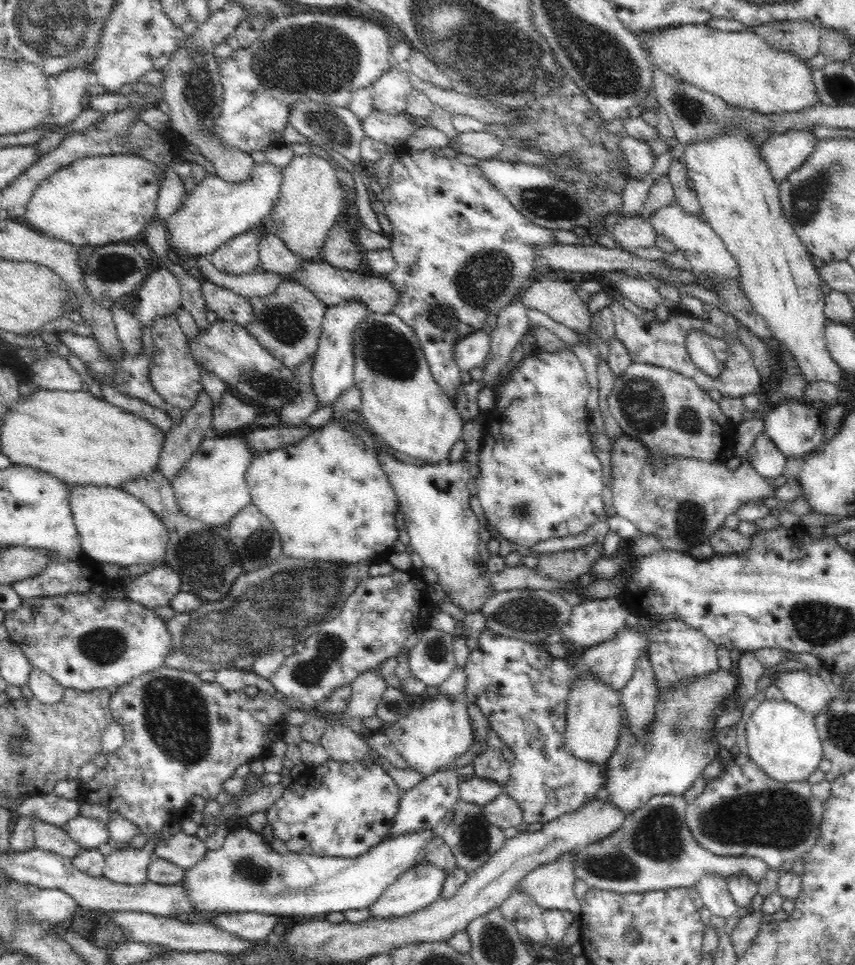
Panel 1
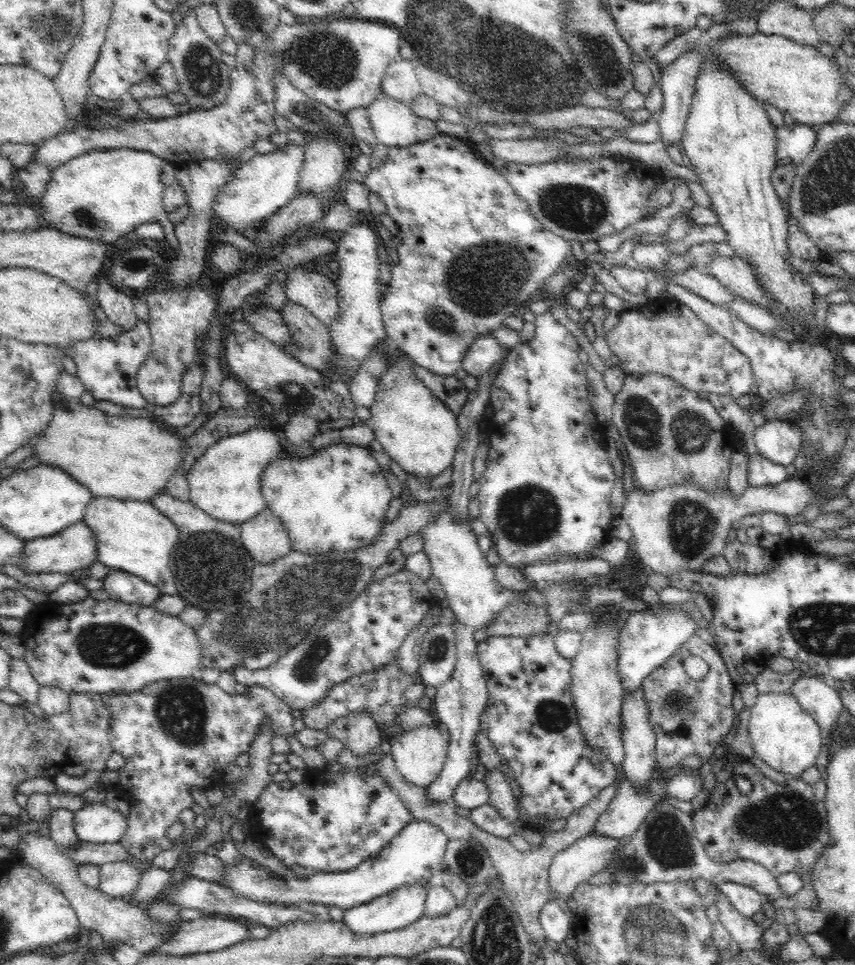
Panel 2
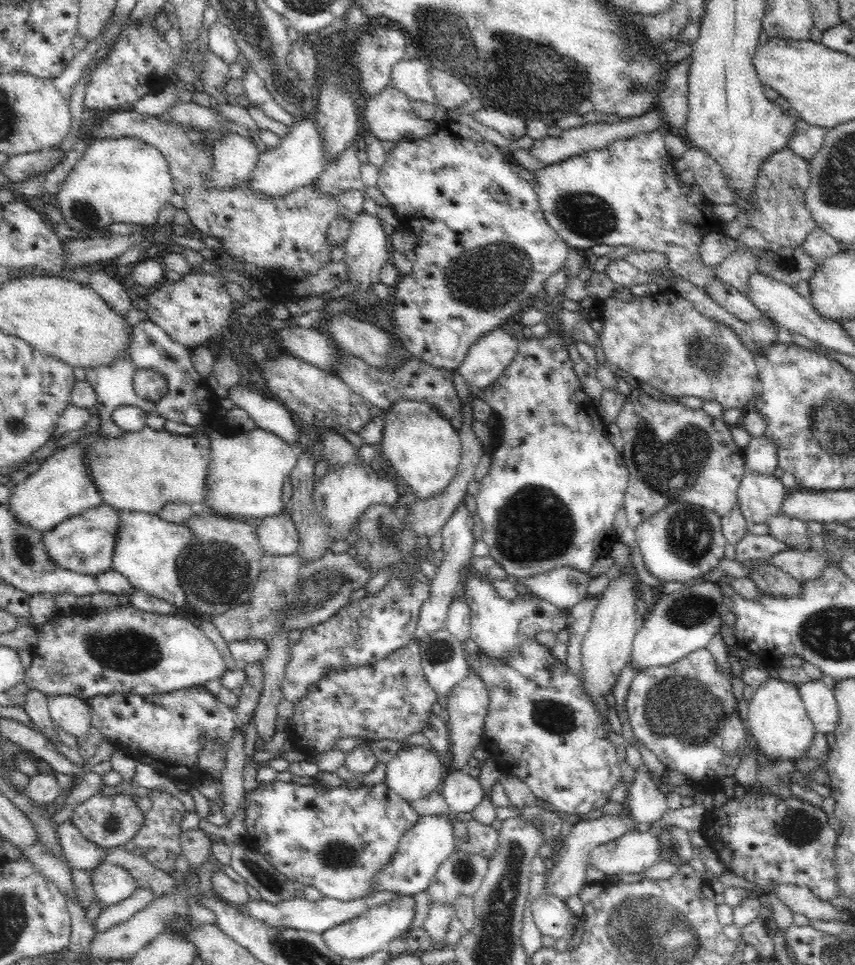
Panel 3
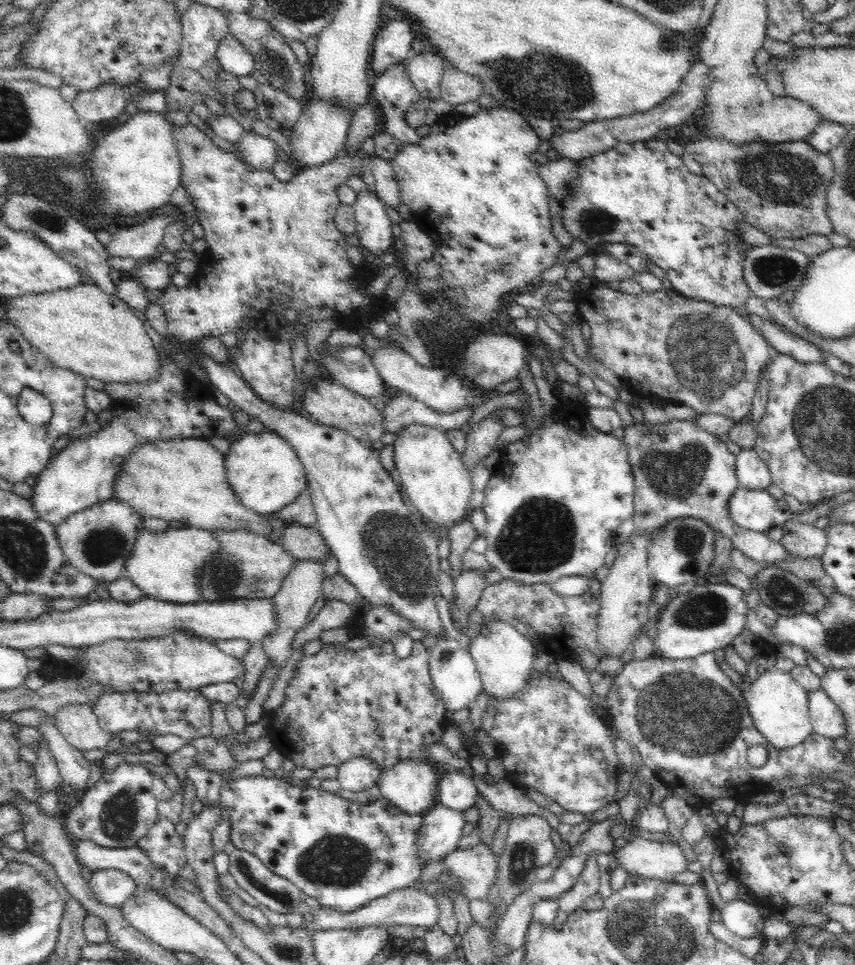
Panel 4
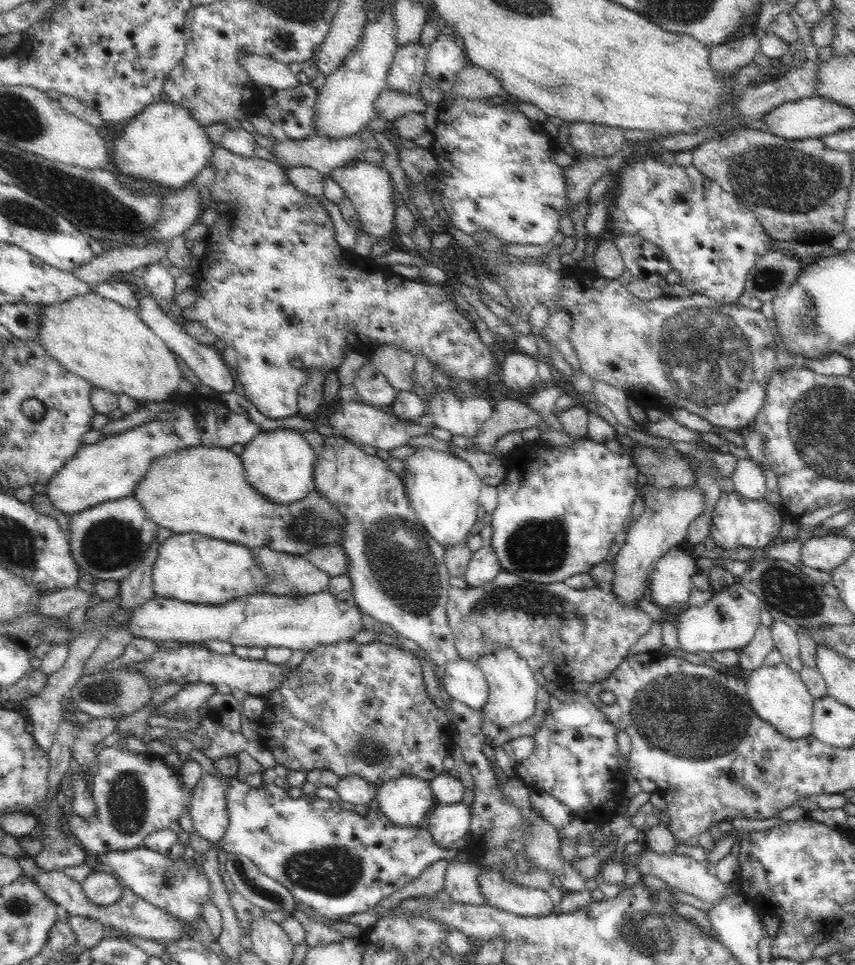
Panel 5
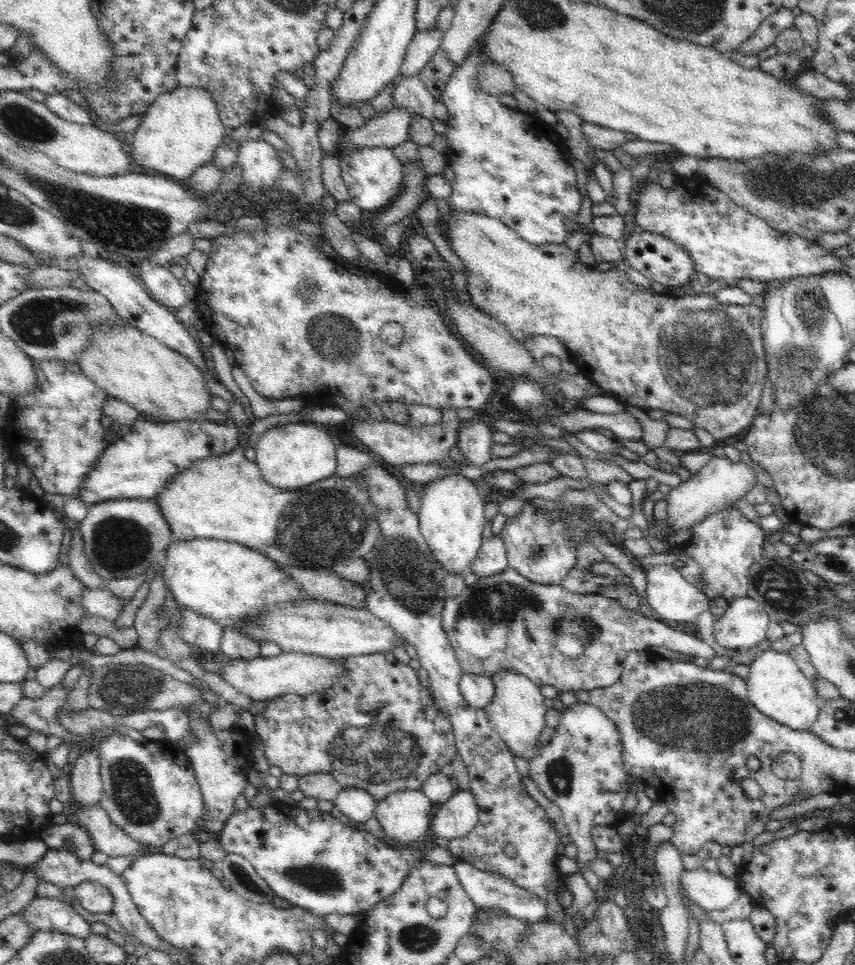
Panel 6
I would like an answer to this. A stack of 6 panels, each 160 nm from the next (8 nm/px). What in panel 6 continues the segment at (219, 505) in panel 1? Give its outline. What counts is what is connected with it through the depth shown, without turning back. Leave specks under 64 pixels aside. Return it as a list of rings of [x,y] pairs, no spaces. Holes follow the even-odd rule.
[[[287,422],[267,429],[260,436],[255,463],[268,484],[293,491],[336,475],[337,447],[329,428],[314,422]]]

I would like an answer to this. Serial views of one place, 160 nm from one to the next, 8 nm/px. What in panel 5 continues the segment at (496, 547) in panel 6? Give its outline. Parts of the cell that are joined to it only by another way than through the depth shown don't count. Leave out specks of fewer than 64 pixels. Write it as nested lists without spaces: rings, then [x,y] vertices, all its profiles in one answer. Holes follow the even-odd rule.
[[[486,542],[480,549],[472,551],[463,577],[468,582],[467,586],[482,586],[488,580],[492,580],[502,569],[491,543]]]

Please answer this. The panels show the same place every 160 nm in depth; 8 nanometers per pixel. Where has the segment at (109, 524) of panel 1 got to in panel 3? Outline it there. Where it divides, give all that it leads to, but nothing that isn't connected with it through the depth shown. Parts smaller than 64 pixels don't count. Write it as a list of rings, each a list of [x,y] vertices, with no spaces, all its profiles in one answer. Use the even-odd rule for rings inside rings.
[[[120,511],[119,517],[121,523],[112,559],[113,569],[124,575],[134,588],[175,607],[184,606],[187,598],[179,581],[176,561],[182,551],[194,544],[193,532],[186,524],[168,523],[156,513]]]

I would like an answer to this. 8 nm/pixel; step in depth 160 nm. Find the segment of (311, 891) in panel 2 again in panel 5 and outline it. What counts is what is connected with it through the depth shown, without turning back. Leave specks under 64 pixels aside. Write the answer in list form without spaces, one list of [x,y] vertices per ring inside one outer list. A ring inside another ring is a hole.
[[[464,802],[437,803],[427,814],[425,825],[436,844],[449,848],[460,838],[466,838],[471,823],[470,806]]]

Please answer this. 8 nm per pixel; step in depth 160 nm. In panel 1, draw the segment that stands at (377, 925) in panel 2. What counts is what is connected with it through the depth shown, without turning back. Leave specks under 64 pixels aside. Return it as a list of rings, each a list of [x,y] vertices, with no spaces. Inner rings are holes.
[[[422,863],[408,869],[394,881],[394,884],[386,888],[374,904],[370,904],[368,907],[370,917],[389,919],[406,916],[426,908],[429,904],[440,898],[440,890],[442,890],[444,879],[444,871],[430,863]]]

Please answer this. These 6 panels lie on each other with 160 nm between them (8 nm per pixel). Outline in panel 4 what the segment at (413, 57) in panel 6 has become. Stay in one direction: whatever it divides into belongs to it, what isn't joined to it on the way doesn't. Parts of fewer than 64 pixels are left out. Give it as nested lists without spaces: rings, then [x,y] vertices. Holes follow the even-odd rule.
[[[400,60],[384,72],[378,72],[371,92],[381,108],[381,131],[392,134],[404,145],[418,144],[424,136],[406,123],[404,112],[413,104],[426,100],[421,98],[414,83],[409,79],[407,63]]]

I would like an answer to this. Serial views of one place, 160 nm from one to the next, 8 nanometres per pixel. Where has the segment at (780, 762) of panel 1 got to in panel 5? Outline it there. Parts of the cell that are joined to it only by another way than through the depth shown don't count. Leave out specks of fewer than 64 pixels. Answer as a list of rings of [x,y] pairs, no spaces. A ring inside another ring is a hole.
[[[784,662],[775,666],[764,665],[751,672],[747,678],[748,701],[756,715],[776,727],[786,739],[798,740],[813,732],[814,698],[810,695],[800,674]]]

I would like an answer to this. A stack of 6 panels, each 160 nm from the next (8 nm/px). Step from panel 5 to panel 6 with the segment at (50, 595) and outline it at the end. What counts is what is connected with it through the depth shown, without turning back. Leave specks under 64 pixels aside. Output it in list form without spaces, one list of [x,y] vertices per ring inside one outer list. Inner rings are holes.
[[[109,588],[86,589],[82,596],[82,604],[89,614],[102,616],[110,622],[116,622],[130,601],[120,600]]]

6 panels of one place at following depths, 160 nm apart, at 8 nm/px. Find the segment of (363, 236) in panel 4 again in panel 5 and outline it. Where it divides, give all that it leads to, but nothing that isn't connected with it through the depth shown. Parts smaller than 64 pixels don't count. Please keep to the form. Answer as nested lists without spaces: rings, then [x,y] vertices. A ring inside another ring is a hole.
[[[354,159],[344,167],[331,170],[328,178],[343,188],[345,197],[353,204],[353,210],[359,215],[359,221],[366,233],[384,240],[391,236],[396,212],[396,187],[389,172],[371,161]]]

